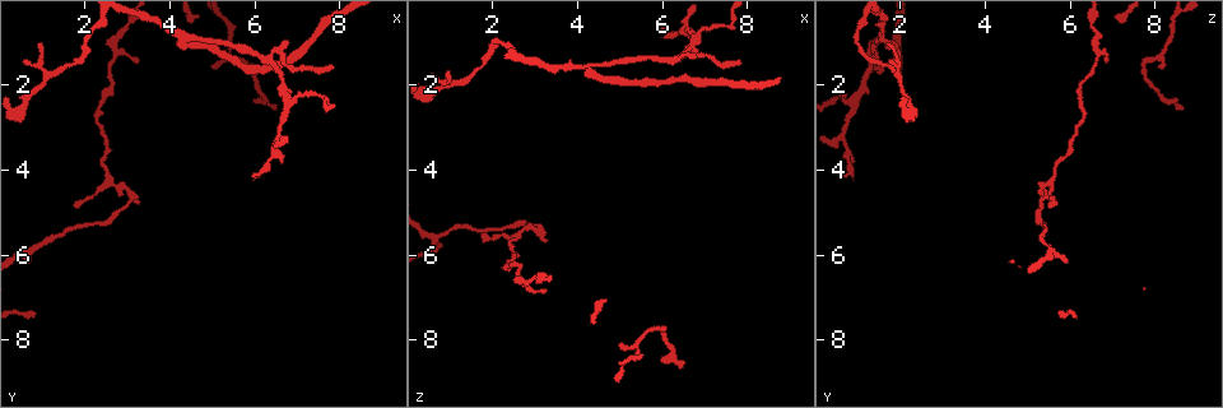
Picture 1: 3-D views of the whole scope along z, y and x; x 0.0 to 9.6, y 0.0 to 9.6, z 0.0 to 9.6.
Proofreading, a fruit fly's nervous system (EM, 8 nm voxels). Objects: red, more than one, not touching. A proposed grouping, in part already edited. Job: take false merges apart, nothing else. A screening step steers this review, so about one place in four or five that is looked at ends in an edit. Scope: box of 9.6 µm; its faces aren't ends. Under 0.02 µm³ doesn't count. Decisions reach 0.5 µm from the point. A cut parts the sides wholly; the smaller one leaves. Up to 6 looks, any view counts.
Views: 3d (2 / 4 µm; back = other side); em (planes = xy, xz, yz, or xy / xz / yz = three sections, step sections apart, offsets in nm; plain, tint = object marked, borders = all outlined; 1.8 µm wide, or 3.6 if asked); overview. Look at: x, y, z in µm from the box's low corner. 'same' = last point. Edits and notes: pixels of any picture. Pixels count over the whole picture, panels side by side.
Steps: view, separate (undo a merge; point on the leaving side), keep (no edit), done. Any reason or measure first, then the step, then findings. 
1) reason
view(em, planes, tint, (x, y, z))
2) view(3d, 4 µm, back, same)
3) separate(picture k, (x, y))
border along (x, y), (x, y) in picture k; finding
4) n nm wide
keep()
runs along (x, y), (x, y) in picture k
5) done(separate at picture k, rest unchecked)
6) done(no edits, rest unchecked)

thick turns thin
view(3d, 2 µm, (0.65, 2.40, 2.20))

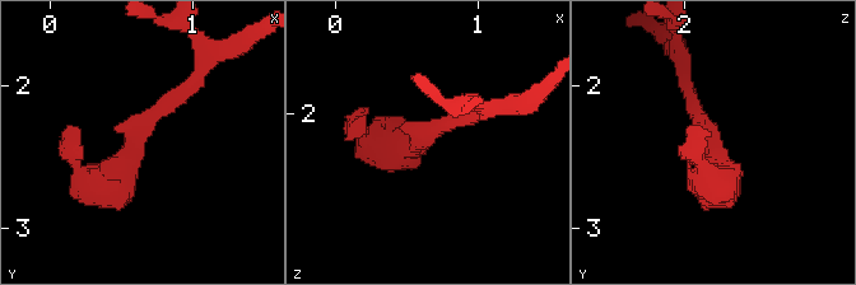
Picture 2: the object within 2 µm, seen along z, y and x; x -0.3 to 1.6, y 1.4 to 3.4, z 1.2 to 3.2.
need the tissue
view(em, yz, step 8, tint, (0.58, 2.42, 2.18))

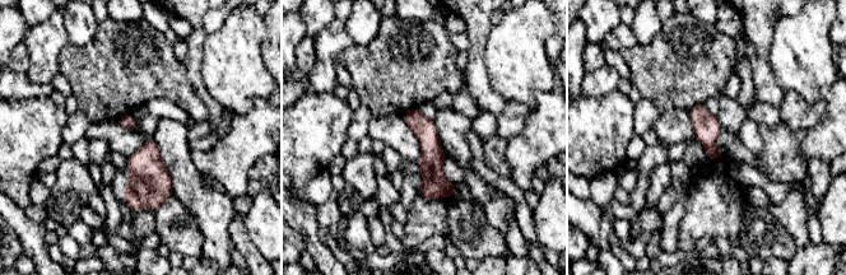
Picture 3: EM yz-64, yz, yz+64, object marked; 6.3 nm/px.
view(em, planes, tint, same)

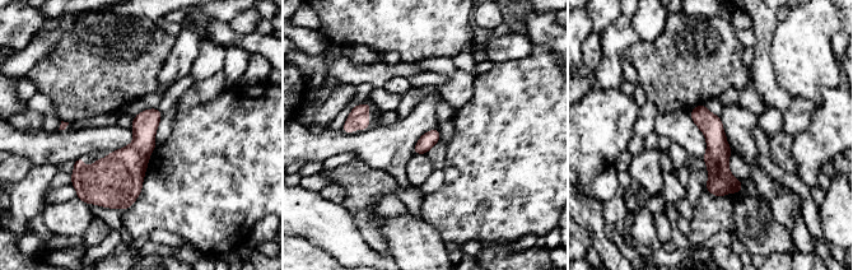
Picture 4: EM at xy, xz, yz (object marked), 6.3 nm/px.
keep()
one neuron here

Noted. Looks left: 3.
sharp bend
view(3d, 2 µm, (3.00, 4.45, 5.30))

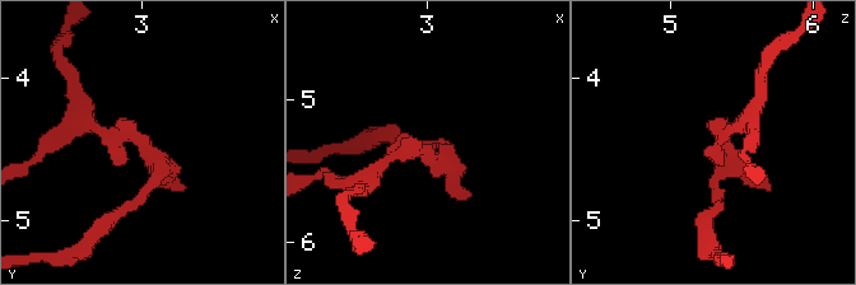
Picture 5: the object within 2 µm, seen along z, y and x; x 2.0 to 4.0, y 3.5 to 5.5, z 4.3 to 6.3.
shape alone is not enough
view(em, 3.6 µm, planes, borders, (2.94, 4.44, 5.36))

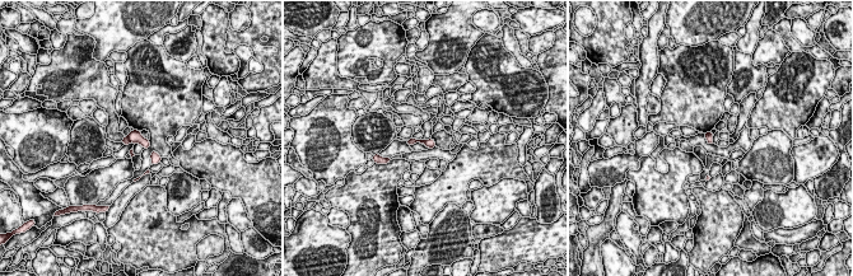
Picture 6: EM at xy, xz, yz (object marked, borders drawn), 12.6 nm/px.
separate(picture 6, (125, 141))
border along (126, 136), (131, 141) in picture 6; a second neuron is stuck on

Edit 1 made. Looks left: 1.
done(separate at picture 6, rest unchecked)

